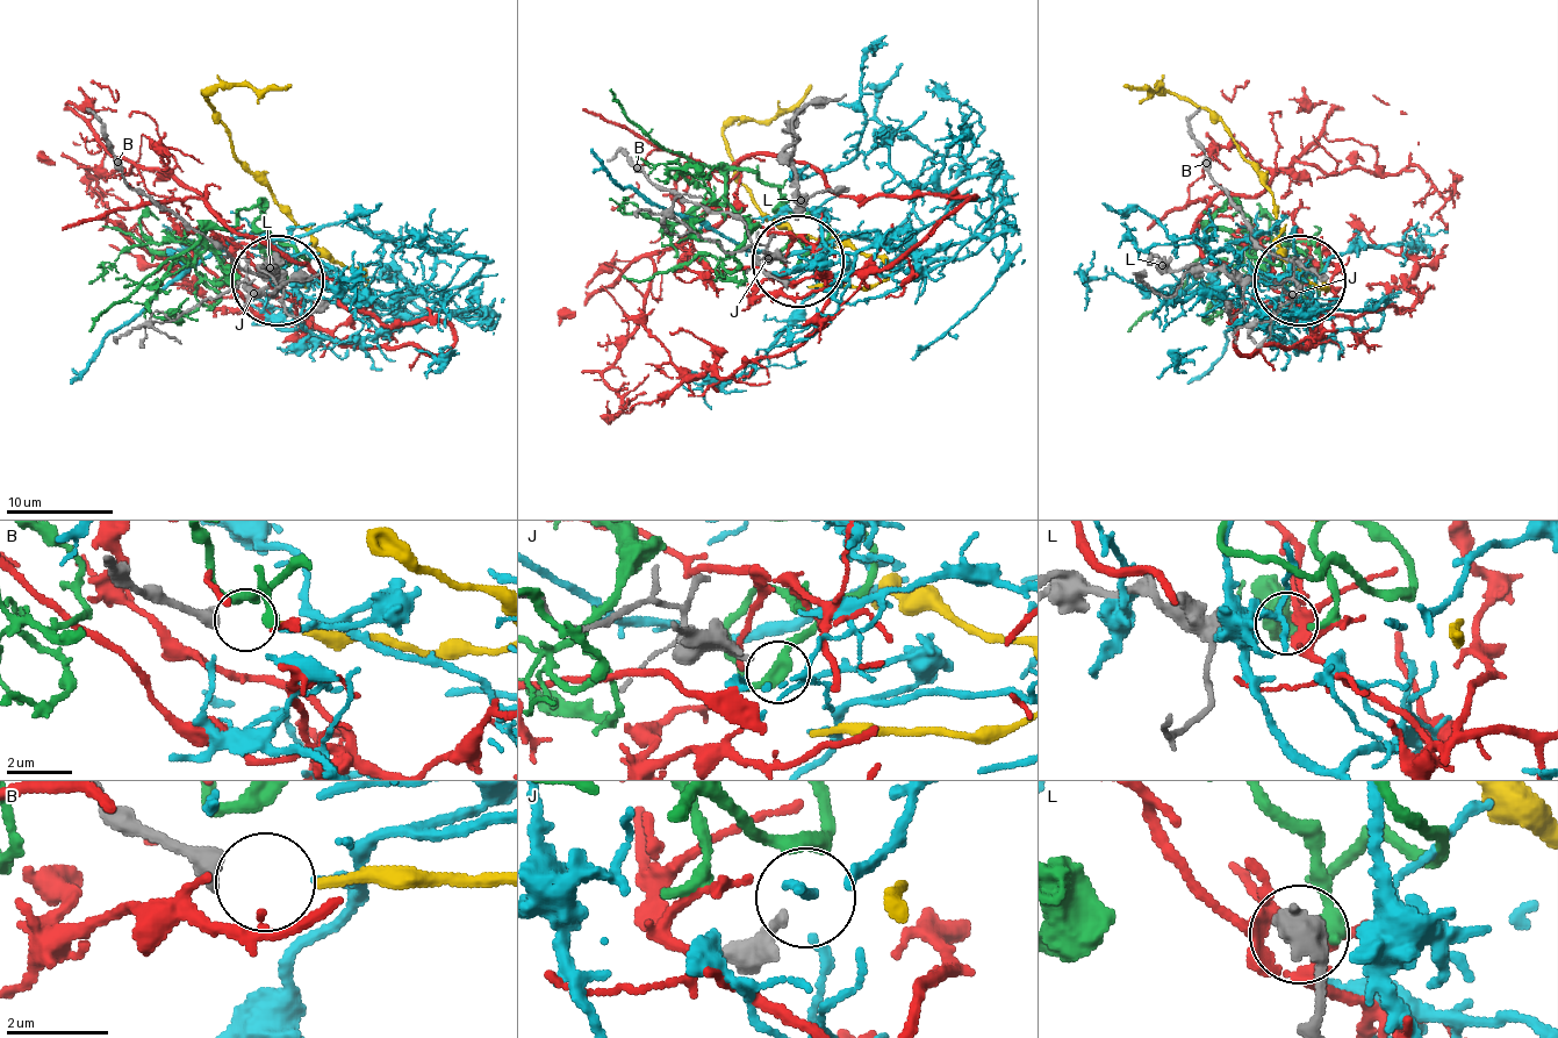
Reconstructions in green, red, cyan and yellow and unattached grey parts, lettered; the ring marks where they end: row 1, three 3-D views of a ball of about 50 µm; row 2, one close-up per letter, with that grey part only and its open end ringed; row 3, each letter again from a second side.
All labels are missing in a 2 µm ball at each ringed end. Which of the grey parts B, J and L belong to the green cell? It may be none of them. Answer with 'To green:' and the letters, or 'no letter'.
To green: L

